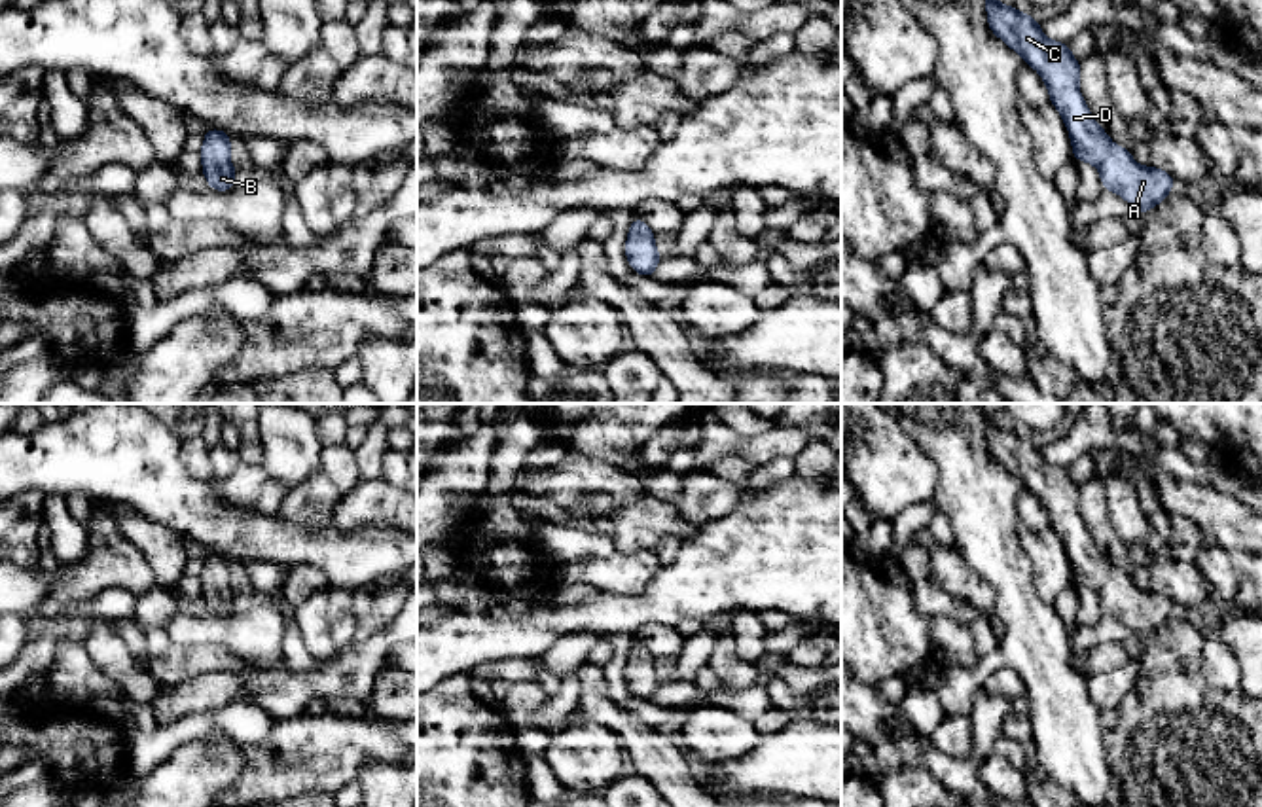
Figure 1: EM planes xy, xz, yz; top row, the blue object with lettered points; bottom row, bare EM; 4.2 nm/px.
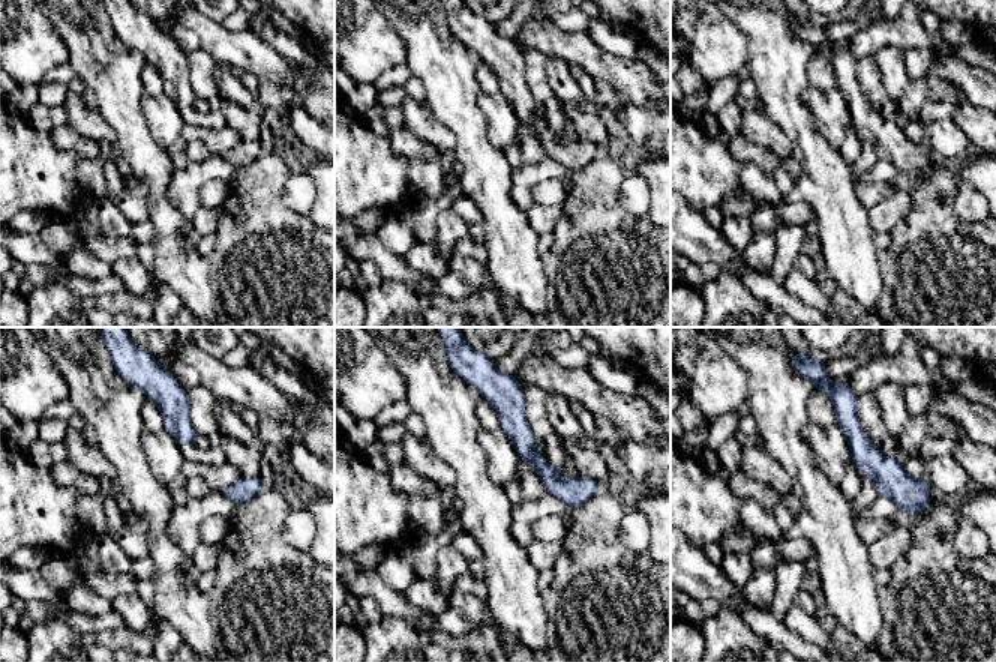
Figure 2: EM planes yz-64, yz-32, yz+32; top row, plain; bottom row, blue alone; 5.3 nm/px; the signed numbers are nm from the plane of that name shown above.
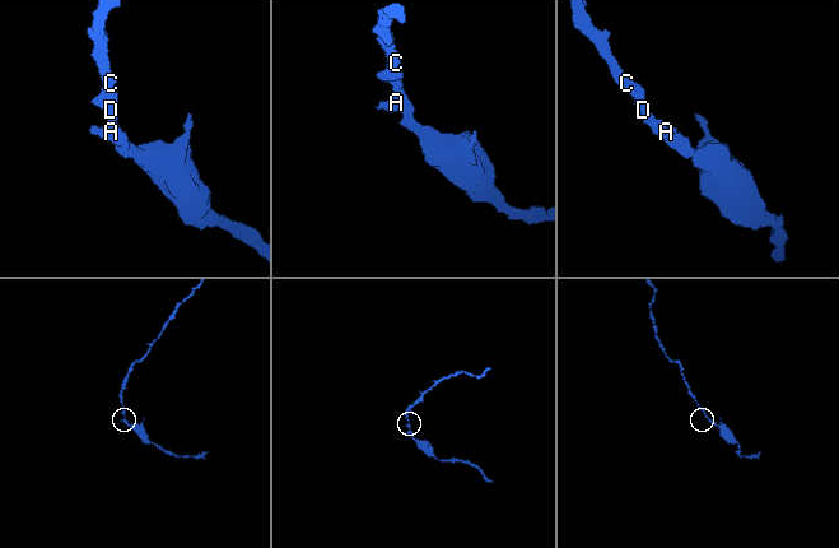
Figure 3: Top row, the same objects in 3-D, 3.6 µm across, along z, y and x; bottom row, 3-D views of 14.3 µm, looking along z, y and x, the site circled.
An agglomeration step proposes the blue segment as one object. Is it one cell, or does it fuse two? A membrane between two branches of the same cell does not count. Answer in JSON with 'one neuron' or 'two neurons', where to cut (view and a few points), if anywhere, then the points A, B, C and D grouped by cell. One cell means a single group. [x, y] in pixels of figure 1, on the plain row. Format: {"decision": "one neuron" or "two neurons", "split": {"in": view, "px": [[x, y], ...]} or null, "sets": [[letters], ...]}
{"decision": "one neuron", "split": null, "sets": [["A", "B", "C", "D"]]}

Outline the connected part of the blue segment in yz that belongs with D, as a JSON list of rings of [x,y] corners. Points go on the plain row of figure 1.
[[[987,411],[982,413],[991,457],[1042,500],[1050,529],[1059,534],[1069,553],[1074,583],[1095,589],[1103,614],[1118,618],[1141,638],[1162,627],[1175,602],[1162,593],[1135,587],[1131,576],[1116,570],[1093,546],[1078,515],[1080,487],[1069,470],[1048,464],[1031,438],[1004,430]]]

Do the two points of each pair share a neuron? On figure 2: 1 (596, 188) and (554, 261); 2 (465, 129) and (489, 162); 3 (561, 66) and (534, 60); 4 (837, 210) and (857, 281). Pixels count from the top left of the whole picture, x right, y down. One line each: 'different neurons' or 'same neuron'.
1: same neuron
2: same neuron
3: different neurons
4: same neuron

